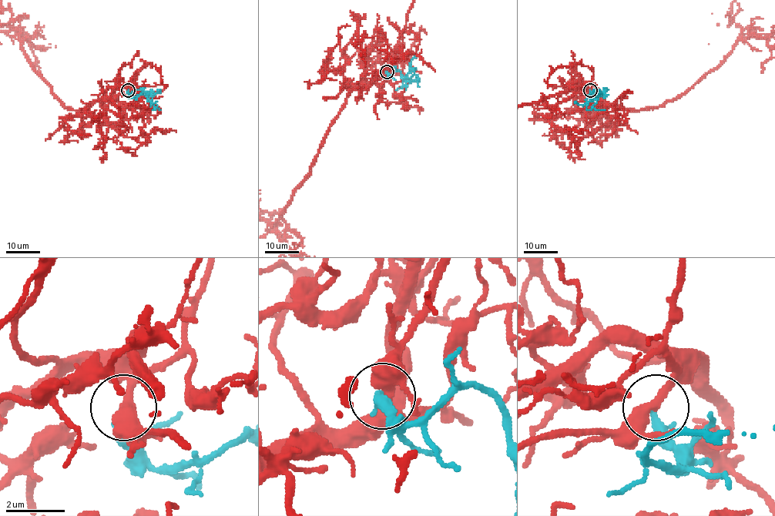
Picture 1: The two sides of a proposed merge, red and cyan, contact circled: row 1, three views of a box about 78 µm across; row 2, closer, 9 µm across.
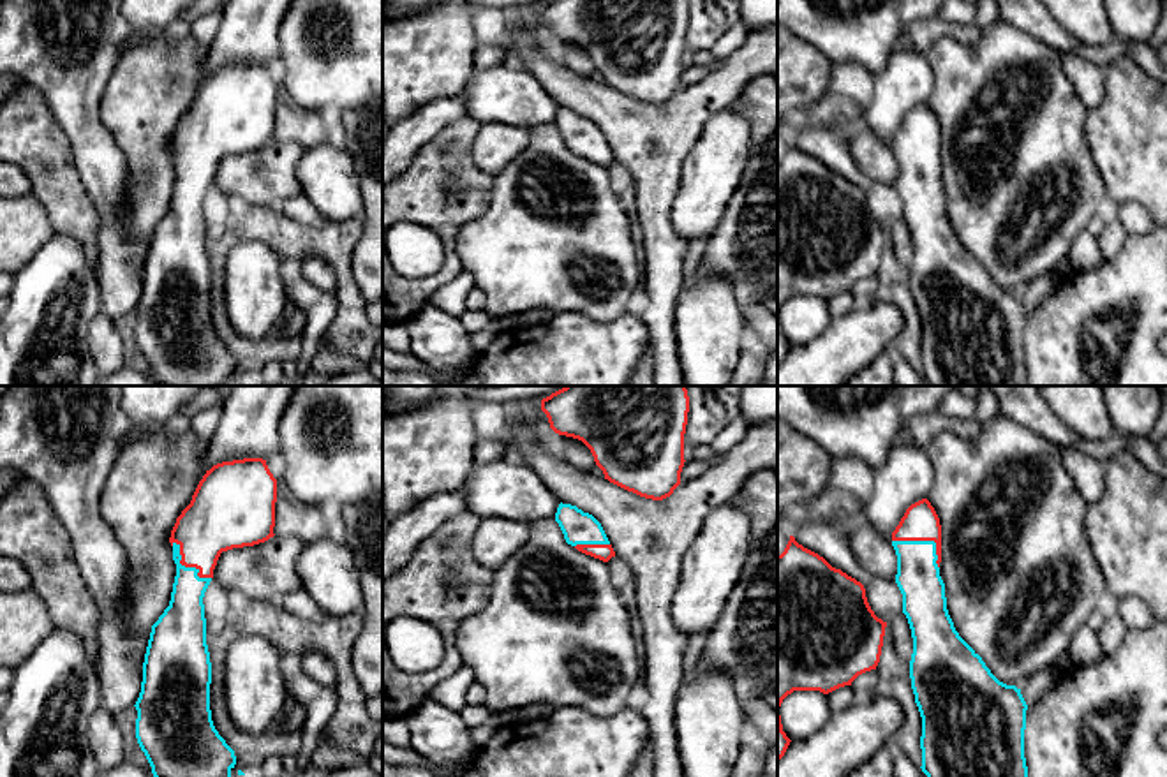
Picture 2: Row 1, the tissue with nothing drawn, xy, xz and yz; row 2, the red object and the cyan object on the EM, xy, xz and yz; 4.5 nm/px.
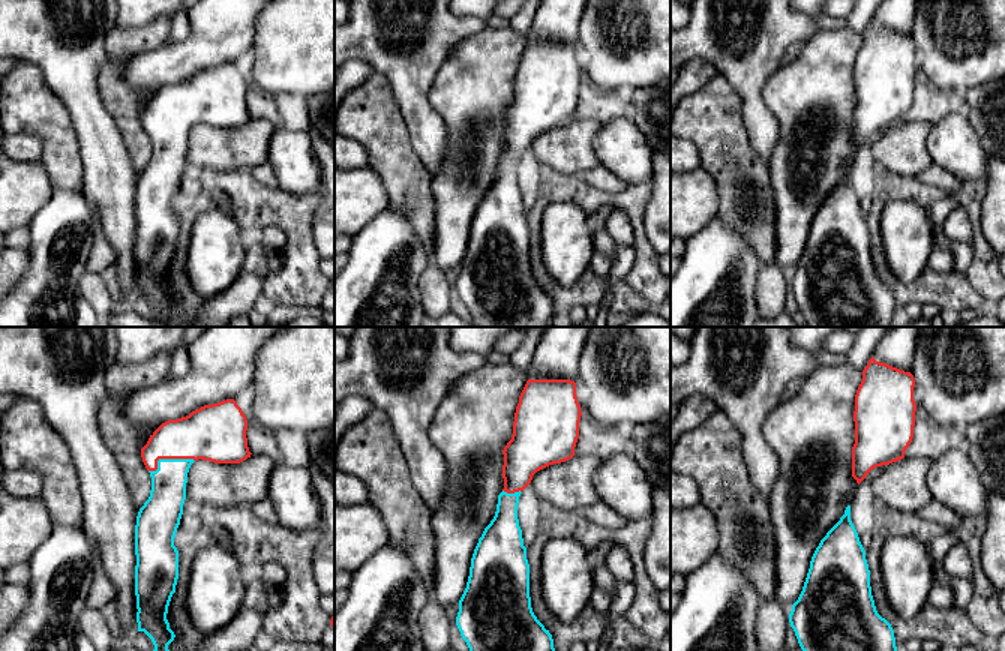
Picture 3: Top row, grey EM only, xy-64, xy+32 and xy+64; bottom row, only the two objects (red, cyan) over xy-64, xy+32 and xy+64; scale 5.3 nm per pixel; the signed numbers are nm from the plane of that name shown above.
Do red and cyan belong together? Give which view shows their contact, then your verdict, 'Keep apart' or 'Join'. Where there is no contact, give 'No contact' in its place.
Touches red in yz. Join

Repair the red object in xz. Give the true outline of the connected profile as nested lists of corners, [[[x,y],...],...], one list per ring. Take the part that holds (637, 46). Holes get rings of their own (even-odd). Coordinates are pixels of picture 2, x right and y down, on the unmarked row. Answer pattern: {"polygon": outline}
{"polygon": [[[550,0],[541,5],[550,33],[582,46],[605,85],[640,102],[663,106],[680,90],[688,0]]]}

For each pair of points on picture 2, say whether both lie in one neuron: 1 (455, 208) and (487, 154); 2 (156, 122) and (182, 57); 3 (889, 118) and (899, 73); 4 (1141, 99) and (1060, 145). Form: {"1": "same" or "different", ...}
{"1": "different", "2": "same", "3": "same", "4": "different"}

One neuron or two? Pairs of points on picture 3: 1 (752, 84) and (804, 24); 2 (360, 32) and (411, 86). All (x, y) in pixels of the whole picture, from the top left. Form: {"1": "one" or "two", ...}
{"1": "one", "2": "one"}

